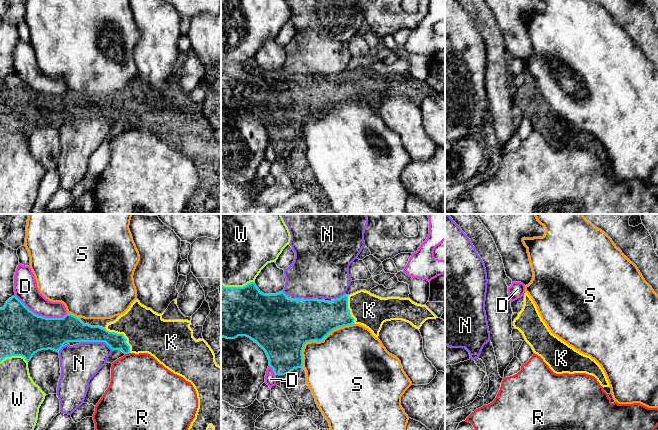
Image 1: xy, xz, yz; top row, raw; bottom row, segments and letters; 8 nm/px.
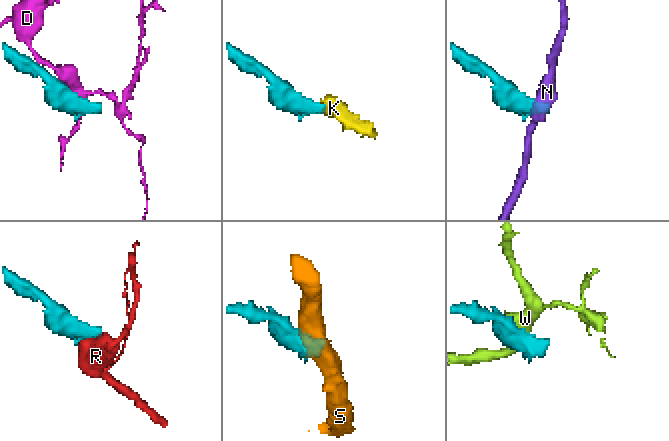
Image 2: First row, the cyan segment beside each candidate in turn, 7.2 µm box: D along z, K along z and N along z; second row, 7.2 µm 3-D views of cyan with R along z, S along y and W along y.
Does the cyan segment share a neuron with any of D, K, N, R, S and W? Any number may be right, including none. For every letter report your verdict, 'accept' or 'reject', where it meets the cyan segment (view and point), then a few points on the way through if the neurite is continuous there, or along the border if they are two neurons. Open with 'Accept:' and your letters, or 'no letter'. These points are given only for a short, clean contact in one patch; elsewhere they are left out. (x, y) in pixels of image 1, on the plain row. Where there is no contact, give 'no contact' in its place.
Accept: K
D: reject | xy (41, 92)
K: accept | xy (122, 110)
N: reject | xy (97, 117)
R: reject | xy (127, 129)
S: reject | xz (318, 117)
W: reject | xz (237, 63)

